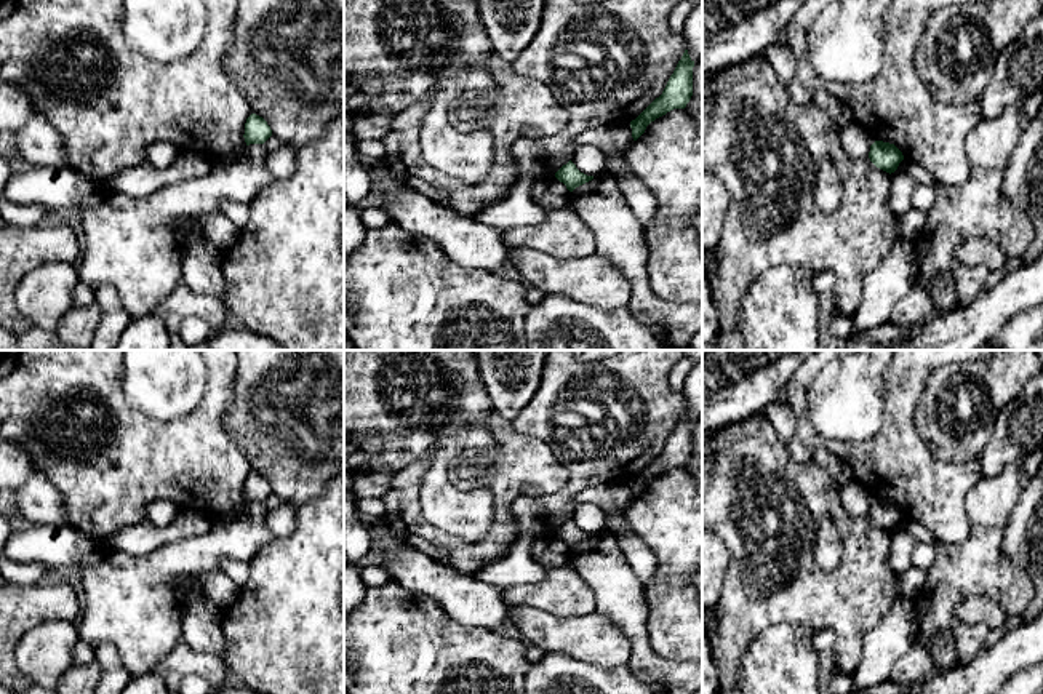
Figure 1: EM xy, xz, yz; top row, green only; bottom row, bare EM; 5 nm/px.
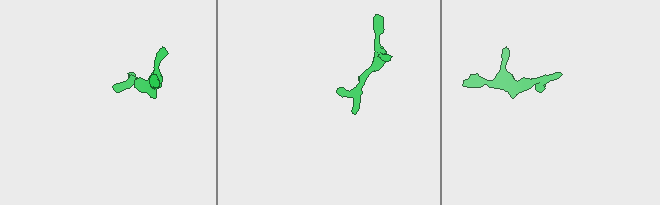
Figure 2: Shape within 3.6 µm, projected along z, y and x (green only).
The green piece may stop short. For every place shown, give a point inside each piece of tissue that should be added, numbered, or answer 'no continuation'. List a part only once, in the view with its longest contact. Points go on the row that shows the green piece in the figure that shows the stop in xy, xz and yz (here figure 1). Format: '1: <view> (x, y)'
no continuation

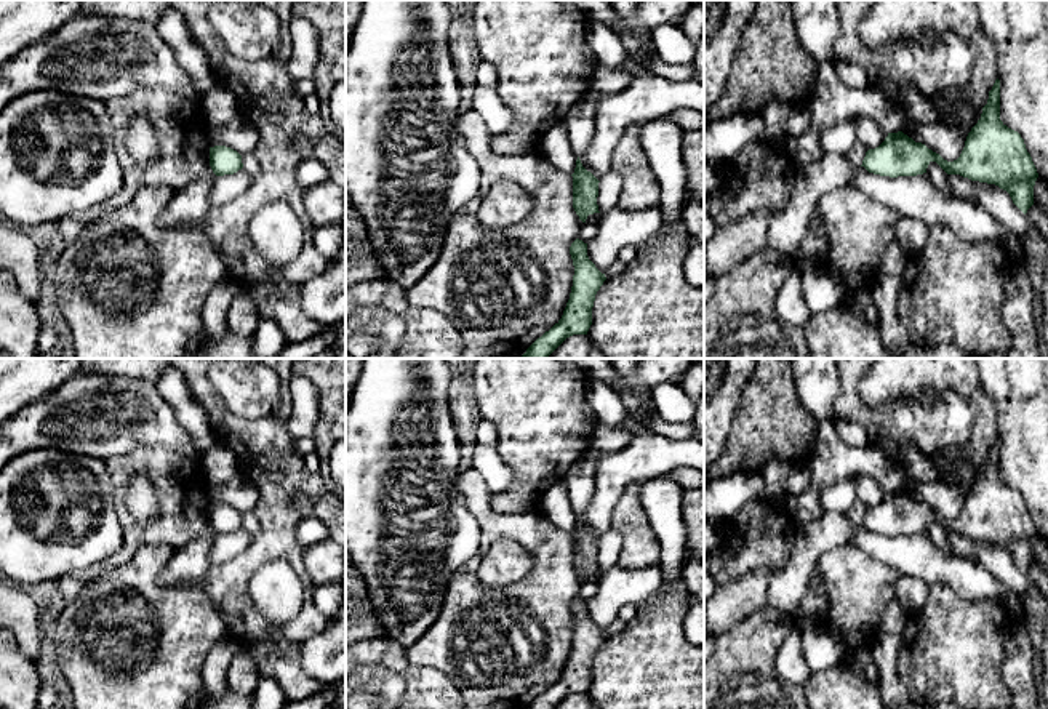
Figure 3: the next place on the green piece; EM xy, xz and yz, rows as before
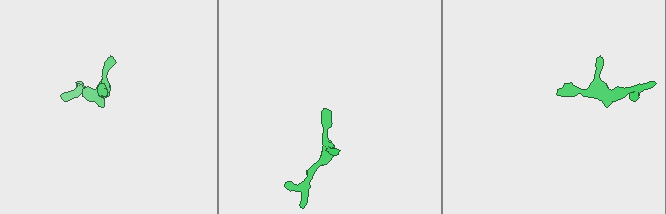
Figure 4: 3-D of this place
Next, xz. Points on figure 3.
no continuation

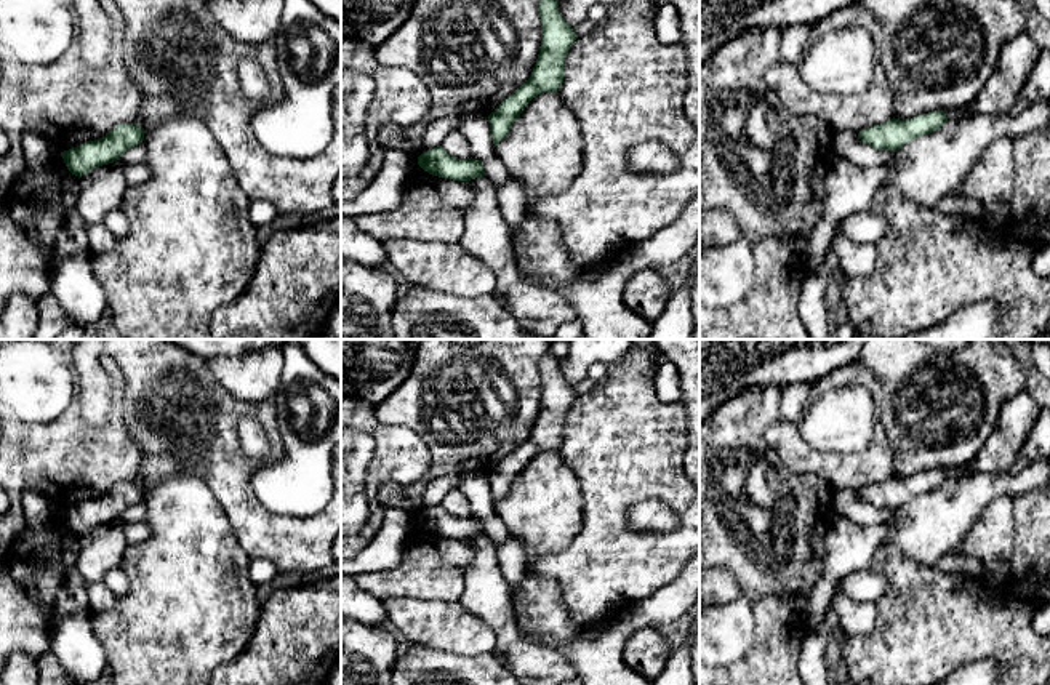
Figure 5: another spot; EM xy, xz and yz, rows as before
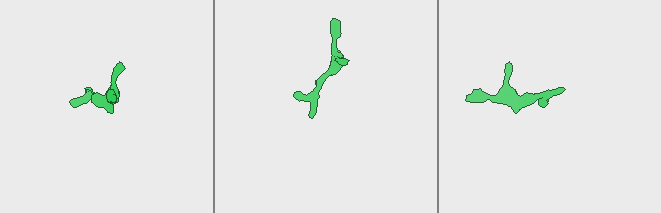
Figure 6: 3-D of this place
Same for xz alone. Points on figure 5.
no continuation

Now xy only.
no continuation

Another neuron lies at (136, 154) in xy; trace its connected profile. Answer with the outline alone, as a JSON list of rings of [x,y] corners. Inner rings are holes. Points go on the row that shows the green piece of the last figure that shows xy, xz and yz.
[[[142,141],[141,144],[128,149],[122,157],[120,162],[123,165],[133,165],[133,163],[141,163],[146,160],[146,142]]]

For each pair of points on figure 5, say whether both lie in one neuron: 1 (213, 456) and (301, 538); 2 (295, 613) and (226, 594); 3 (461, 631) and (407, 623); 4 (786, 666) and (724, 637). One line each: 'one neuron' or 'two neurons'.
1: one neuron
2: two neurons
3: one neuron
4: two neurons

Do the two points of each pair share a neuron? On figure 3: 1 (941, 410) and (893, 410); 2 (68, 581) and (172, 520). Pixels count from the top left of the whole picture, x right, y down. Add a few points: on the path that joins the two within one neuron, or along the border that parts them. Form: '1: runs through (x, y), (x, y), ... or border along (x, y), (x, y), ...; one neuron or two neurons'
1: runs through (930, 408), (904, 408); one neuron
2: runs through (93, 570), (117, 559), (146, 533); one neuron

